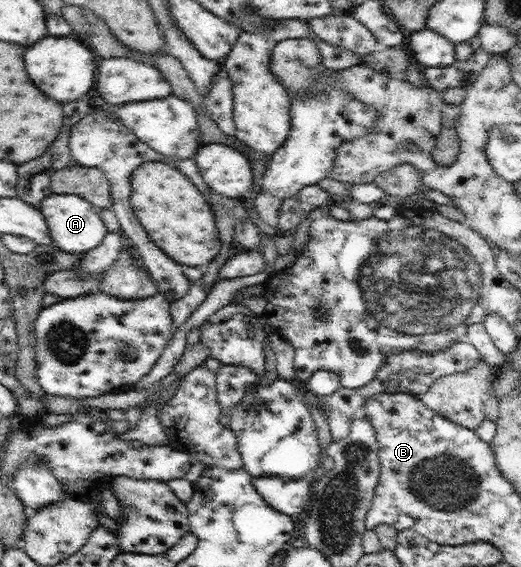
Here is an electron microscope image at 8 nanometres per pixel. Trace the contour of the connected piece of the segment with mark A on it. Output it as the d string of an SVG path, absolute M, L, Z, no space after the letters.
M52 193L43 199L39 208L45 217L52 245L61 251L70 254L86 253L95 249L108 235L101 217L99 217L99 210L80 195Z

